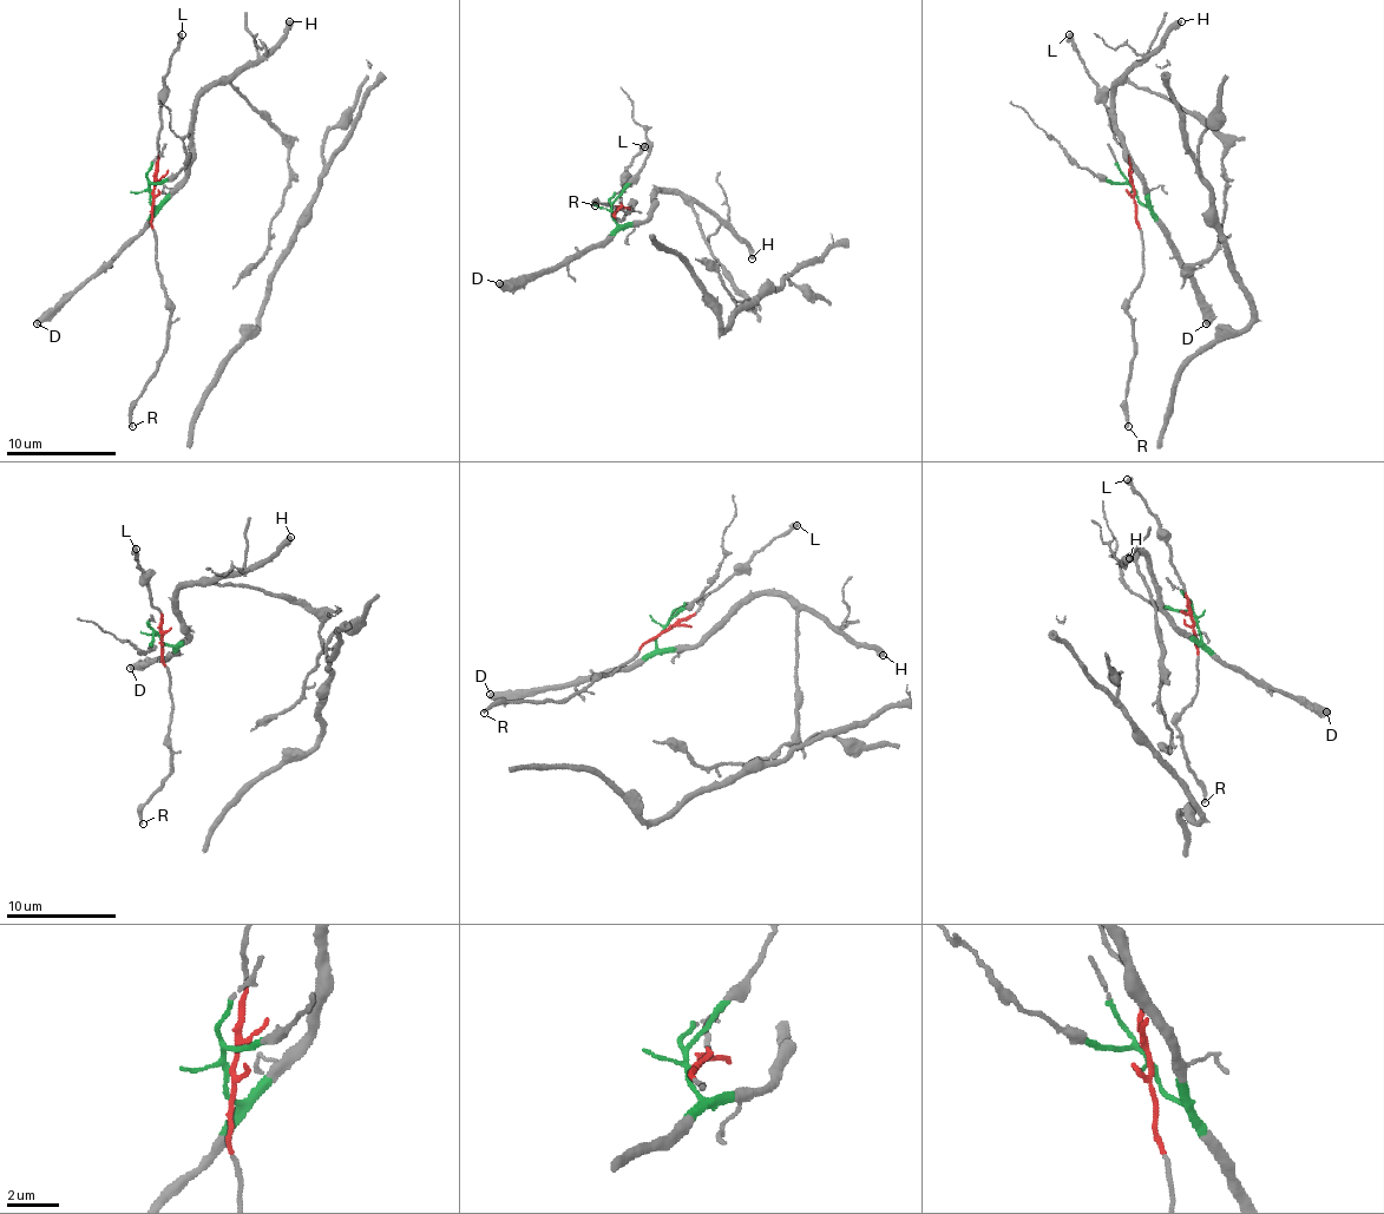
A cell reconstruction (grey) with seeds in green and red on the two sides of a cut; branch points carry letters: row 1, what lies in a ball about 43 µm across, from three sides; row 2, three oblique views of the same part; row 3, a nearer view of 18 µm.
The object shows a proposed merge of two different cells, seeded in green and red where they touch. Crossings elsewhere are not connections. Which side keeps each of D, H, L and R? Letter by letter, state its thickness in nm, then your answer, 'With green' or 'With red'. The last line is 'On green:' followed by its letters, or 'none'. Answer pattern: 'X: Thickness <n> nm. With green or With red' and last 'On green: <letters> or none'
D: Thickness 500 nm. With green
H: Thickness 440 nm. With green
L: Thickness 360 nm. With red
R: Thickness 200 nm. With red
On green: D, H

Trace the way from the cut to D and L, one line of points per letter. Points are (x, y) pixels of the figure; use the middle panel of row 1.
D: (615, 211), (617, 225), (597, 244), (568, 256), (556, 267), (498, 283)
L: (615, 211), (620, 207), (620, 192), (631, 159), (644, 145)

